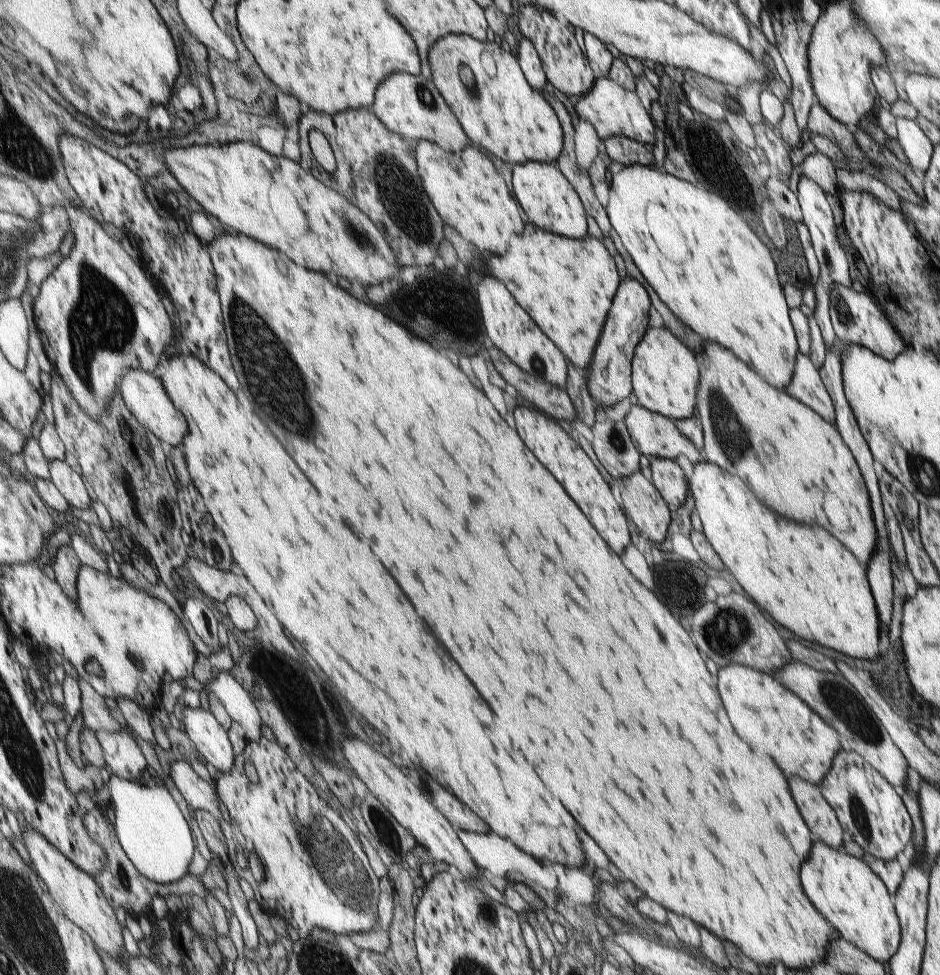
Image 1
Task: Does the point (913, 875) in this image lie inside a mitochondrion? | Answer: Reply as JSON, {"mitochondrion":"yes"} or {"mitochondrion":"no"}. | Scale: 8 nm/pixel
{"mitochondrion":"no"}

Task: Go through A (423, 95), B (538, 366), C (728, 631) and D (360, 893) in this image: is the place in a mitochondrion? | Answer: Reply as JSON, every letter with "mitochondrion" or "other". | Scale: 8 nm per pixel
{"A":"mitochondrion","B":"mitochondrion","C":"mitochondrion","D":"mitochondrion"}

